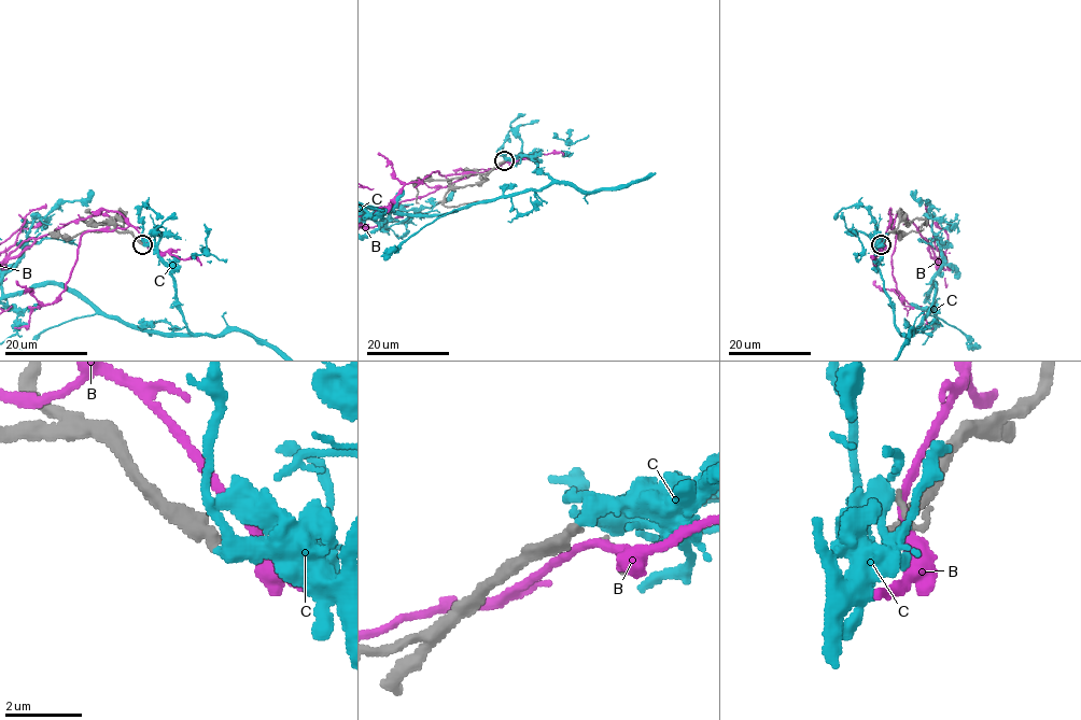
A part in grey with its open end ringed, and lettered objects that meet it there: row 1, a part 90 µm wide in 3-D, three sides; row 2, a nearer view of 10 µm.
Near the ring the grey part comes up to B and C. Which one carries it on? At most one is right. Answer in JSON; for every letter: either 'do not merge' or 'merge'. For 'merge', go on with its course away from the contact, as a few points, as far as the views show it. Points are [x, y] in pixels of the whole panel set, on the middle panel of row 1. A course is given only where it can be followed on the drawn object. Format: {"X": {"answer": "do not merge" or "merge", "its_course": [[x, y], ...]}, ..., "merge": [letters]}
{"B": {"answer": "do not merge"}, "C": {"answer": "merge"}, "merge": ["C"]}

